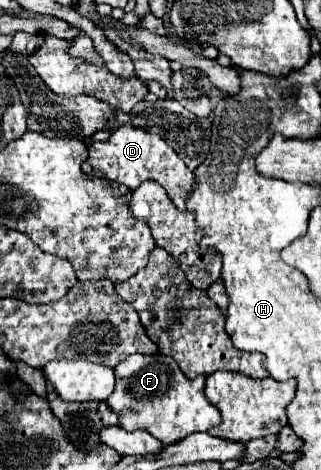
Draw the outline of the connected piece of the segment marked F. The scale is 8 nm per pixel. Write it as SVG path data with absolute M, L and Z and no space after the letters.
M131 355L115 367L117 385L107 405L119 415L119 427L125 431L143 429L161 443L177 443L195 431L207 431L219 425L221 415L215 405L205 399L205 377L187 379L175 359L167 355Z

